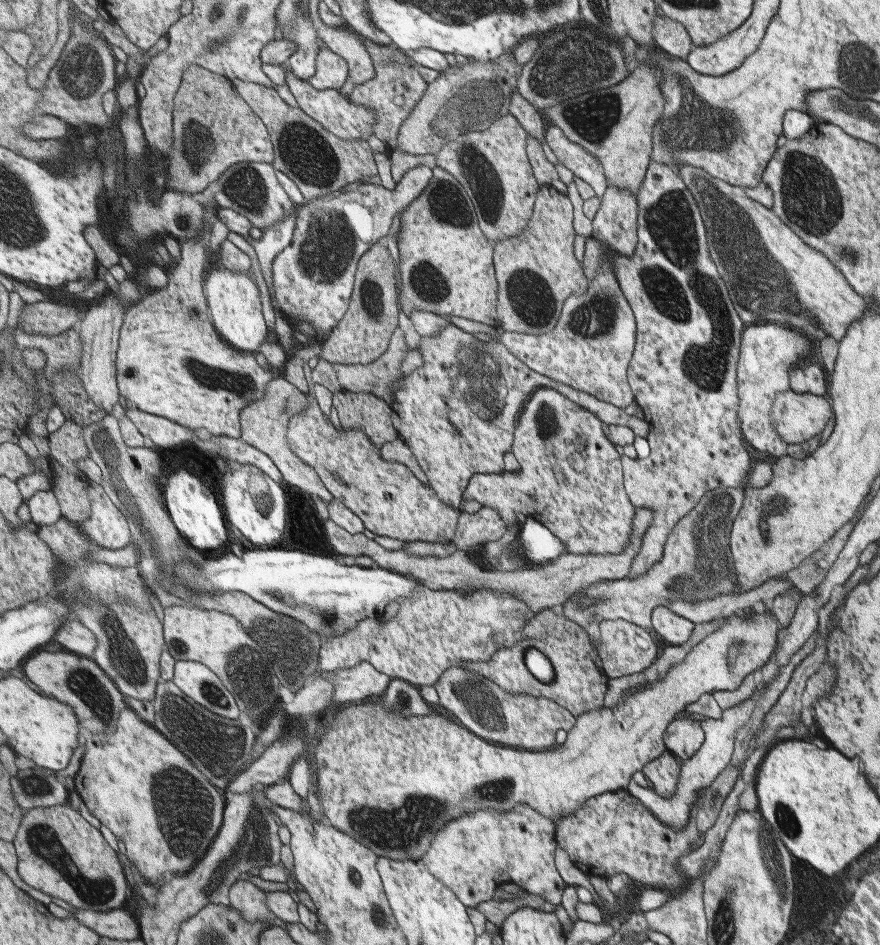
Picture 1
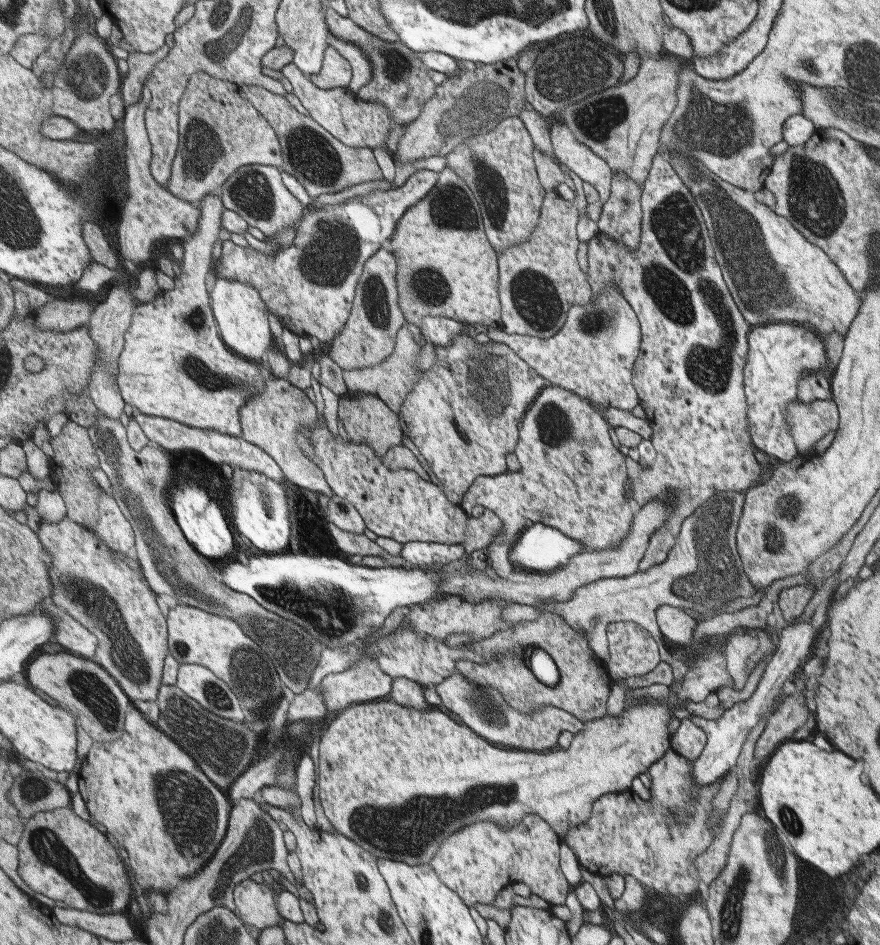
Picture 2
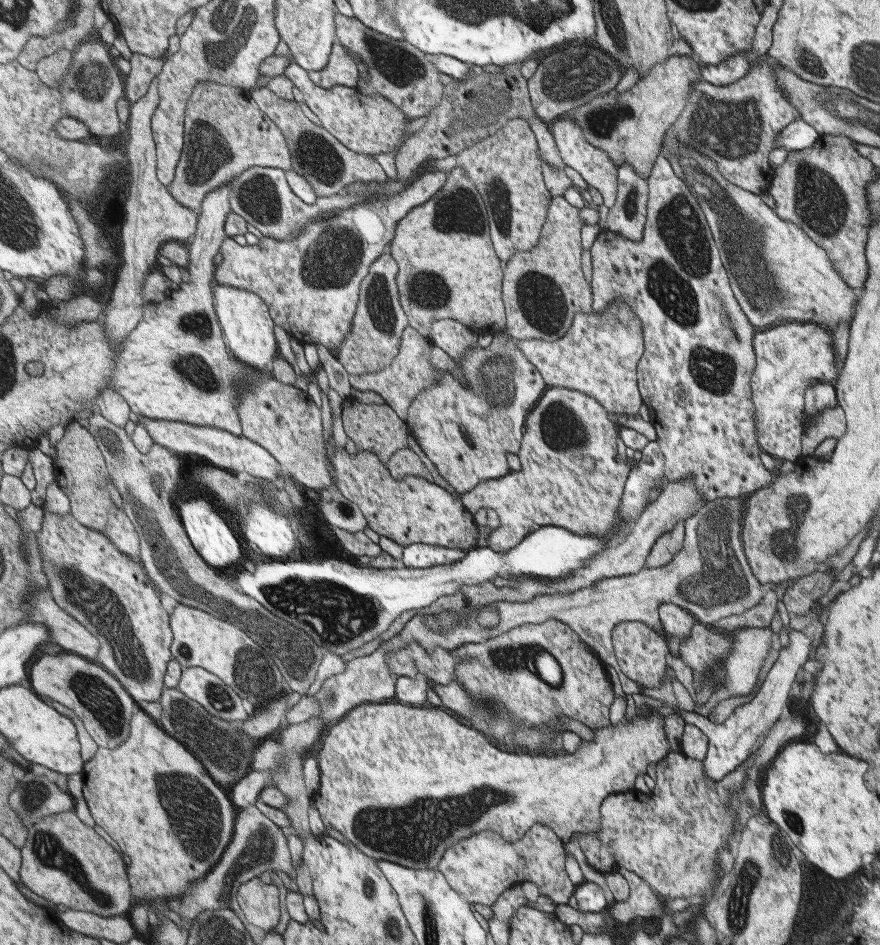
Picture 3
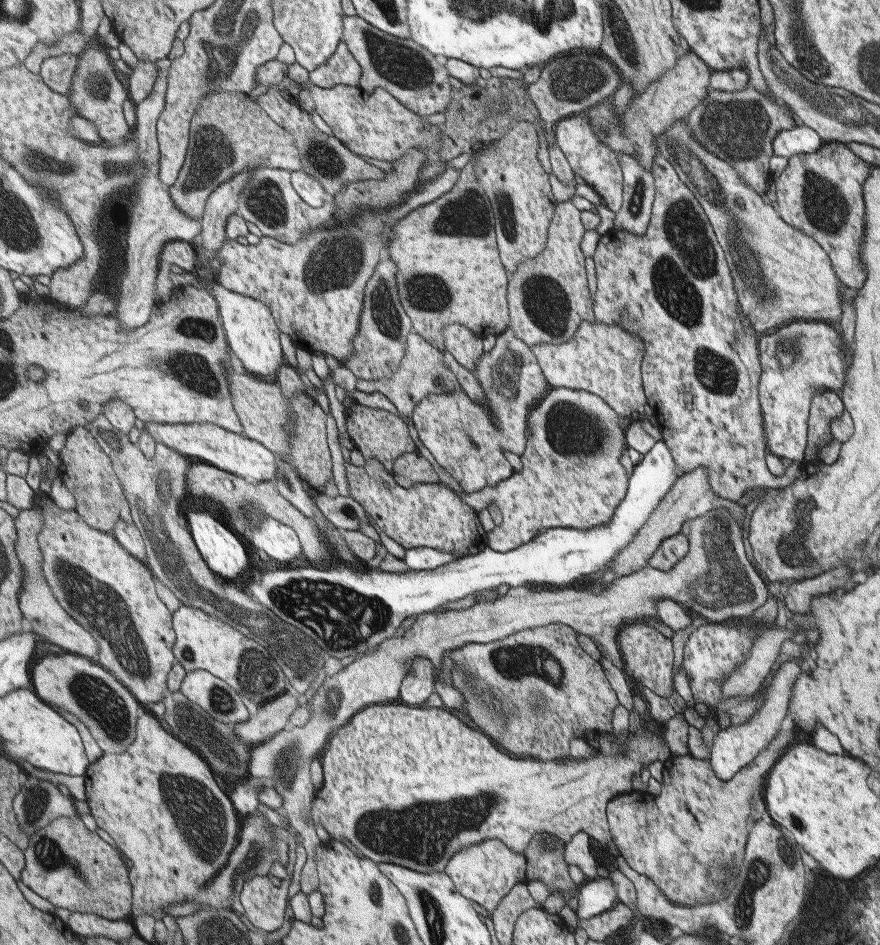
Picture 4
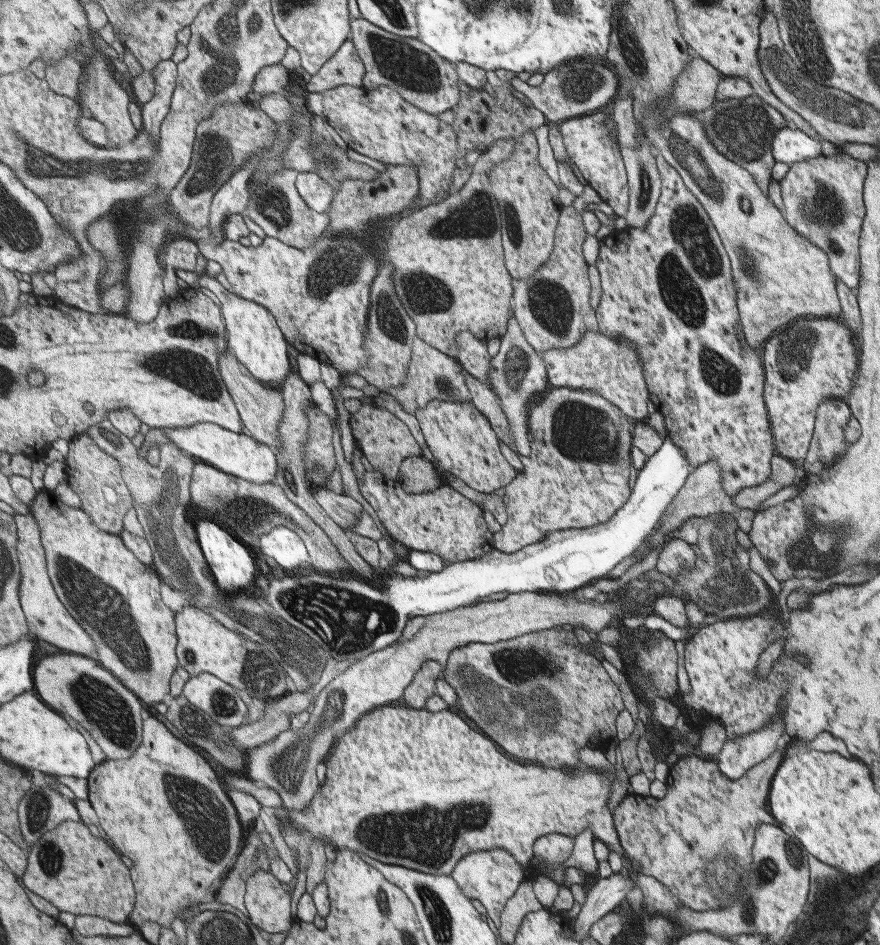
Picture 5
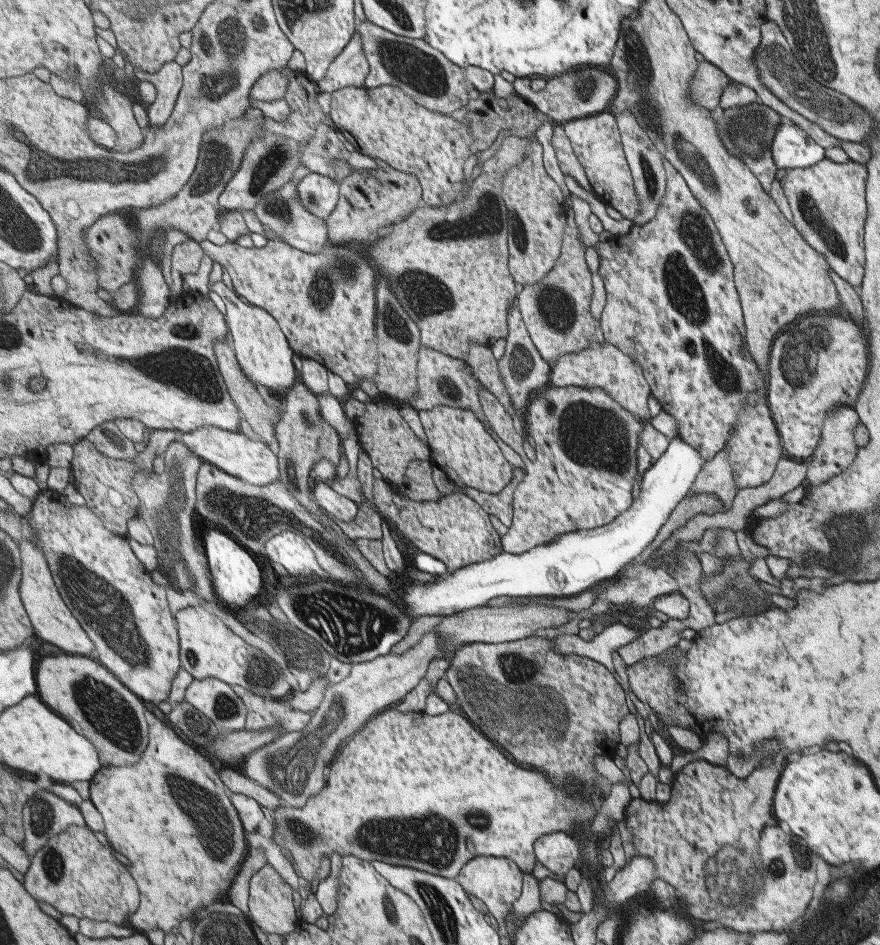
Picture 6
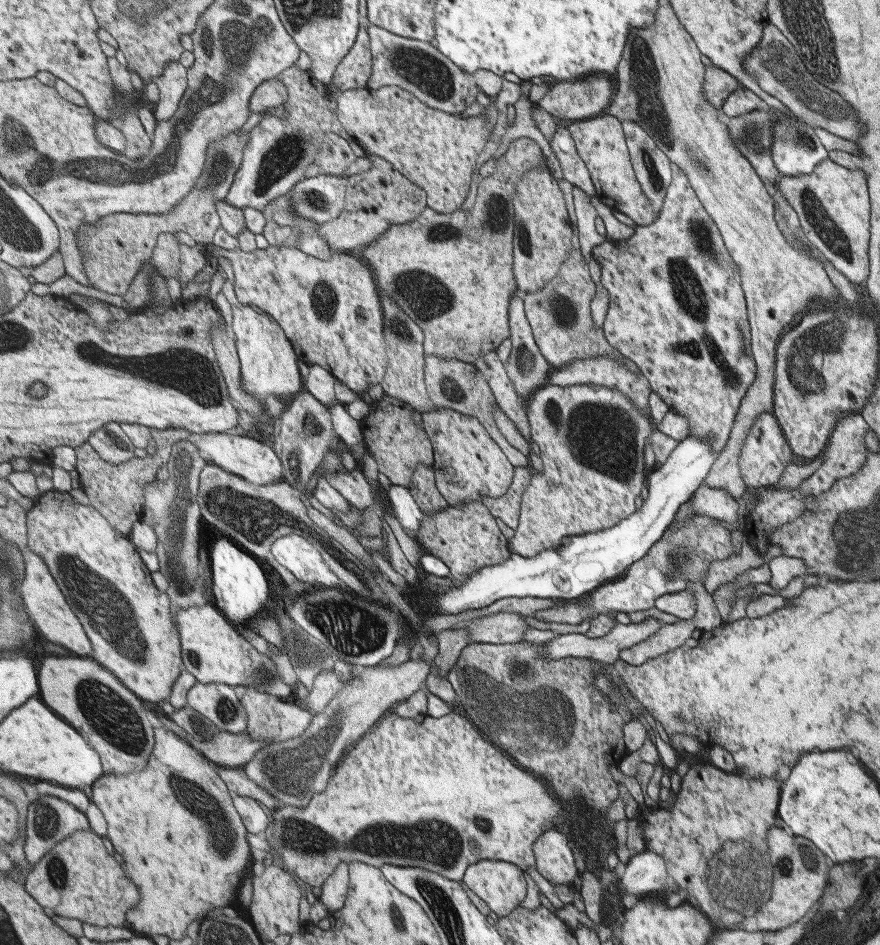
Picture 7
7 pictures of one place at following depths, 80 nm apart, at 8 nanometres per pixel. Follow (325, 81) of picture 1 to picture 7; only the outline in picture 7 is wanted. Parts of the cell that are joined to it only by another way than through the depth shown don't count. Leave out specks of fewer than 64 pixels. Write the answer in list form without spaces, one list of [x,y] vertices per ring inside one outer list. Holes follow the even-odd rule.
[[[369,31],[361,32],[352,51],[343,59],[333,77],[332,84],[341,91],[369,88],[374,67],[372,40]]]

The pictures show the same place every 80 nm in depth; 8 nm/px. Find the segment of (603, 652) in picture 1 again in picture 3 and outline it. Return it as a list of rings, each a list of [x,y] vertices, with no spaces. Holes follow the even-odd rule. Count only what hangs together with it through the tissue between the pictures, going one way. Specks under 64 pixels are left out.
[[[624,621],[618,623],[612,629],[611,643],[613,644],[613,653],[616,654],[616,661],[619,670],[630,678],[638,686],[645,689],[659,688],[662,684],[664,672],[667,675],[674,676],[669,668],[669,652],[673,652],[673,644],[669,644],[669,635],[655,633],[651,628],[645,627],[645,624],[635,621]]]

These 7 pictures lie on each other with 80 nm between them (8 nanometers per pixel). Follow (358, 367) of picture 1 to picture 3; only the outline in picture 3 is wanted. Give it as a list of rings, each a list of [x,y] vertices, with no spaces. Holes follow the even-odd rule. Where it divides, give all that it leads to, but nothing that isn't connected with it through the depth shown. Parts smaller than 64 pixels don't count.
[[[409,325],[404,332],[400,353],[391,366],[369,374],[349,374],[349,381],[353,388],[367,392],[372,390],[391,405],[398,415],[405,421],[409,418],[409,409],[413,401],[420,395],[423,388],[429,388],[440,382],[442,370],[435,368],[431,362],[432,342],[427,334],[423,336],[415,327]]]

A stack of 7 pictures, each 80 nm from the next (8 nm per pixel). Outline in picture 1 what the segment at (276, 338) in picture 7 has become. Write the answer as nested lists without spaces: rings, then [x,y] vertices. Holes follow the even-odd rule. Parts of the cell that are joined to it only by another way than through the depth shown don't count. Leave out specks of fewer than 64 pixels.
[[[224,265],[210,267],[204,291],[209,297],[210,315],[213,316],[214,324],[221,336],[237,349],[254,354],[259,351],[267,340],[269,326],[263,316],[259,286],[253,277],[249,277],[249,272],[233,272]]]

